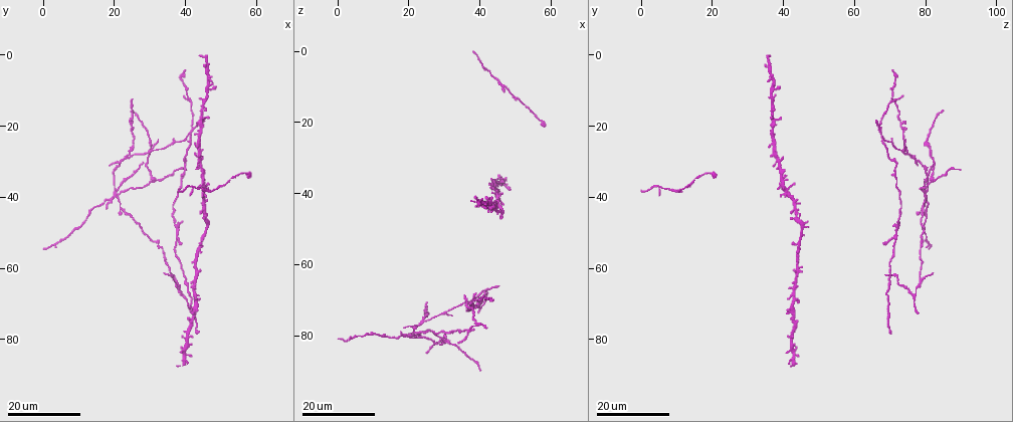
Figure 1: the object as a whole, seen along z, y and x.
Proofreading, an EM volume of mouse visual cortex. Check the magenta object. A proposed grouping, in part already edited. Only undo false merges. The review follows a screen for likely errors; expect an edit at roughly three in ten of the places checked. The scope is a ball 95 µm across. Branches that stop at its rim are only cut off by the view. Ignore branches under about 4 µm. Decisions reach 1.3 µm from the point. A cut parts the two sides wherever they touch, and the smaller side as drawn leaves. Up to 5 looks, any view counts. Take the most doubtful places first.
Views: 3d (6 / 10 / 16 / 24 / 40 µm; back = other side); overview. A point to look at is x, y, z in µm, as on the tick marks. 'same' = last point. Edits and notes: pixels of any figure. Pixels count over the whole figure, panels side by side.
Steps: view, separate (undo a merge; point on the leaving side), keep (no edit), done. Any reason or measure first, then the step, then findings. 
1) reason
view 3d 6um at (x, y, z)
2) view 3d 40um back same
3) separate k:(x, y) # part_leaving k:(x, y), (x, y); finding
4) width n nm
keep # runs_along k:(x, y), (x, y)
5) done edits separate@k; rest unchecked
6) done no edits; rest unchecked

two arms in line, one across
view 3d 24um at (37.0, 63.0, 78.5)

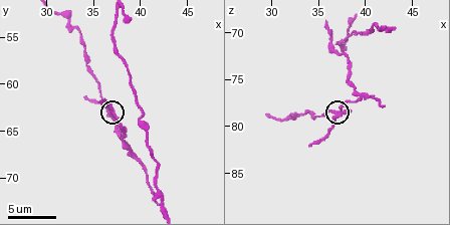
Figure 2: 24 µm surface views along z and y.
view 3d 10um at (37.0, 63.2, 79.2)

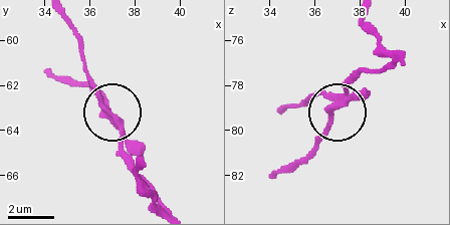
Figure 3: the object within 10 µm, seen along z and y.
width 290 nm
separate 3:(140, 149) # part_leaving 3:(118, 122), (92, 90), (44, 71); a second neuron is stuck on

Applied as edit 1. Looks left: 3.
view overview

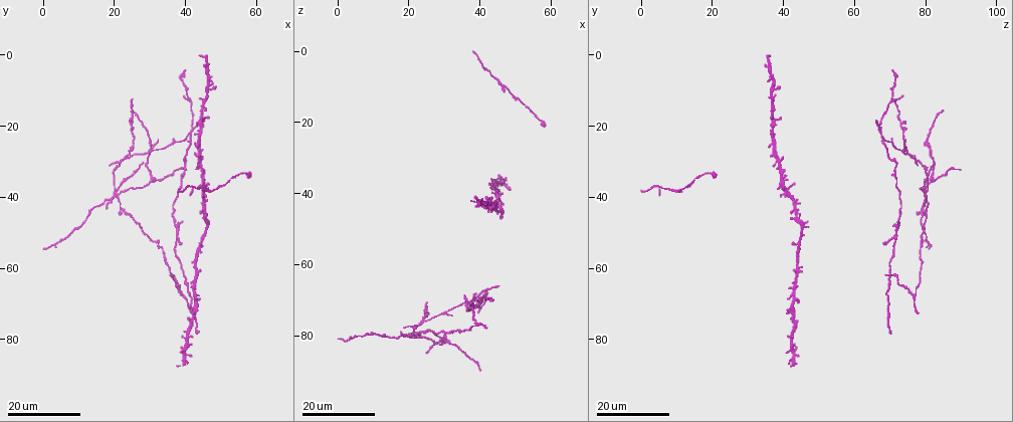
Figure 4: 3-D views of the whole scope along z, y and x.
looks like a crossing
view 3d 16um at (21.0, 39.5, 80.5)

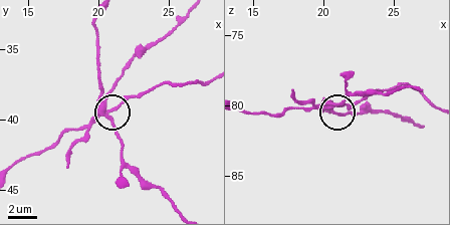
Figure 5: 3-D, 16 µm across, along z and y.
view 3d 6um same

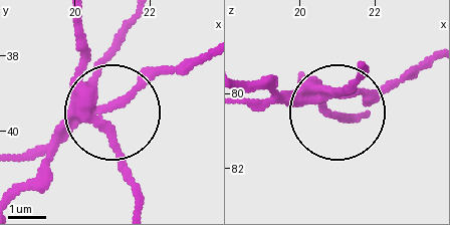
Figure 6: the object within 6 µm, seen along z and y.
width 310 nm
separate 6:(56, 150) # part_leaving 6:(81, 94), (106, 104), (203, 56); a second neuron is stuck on

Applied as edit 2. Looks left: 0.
done edits separate@3, separate@6; rest unchecked

